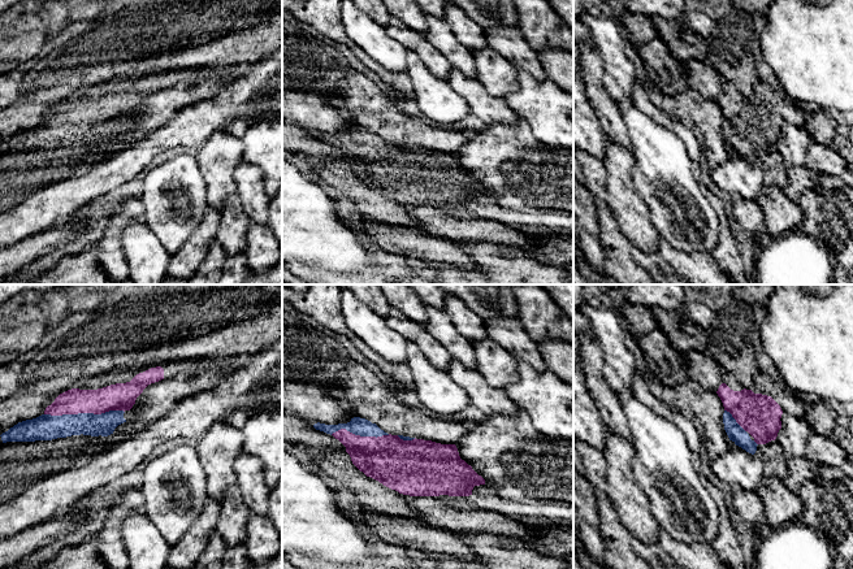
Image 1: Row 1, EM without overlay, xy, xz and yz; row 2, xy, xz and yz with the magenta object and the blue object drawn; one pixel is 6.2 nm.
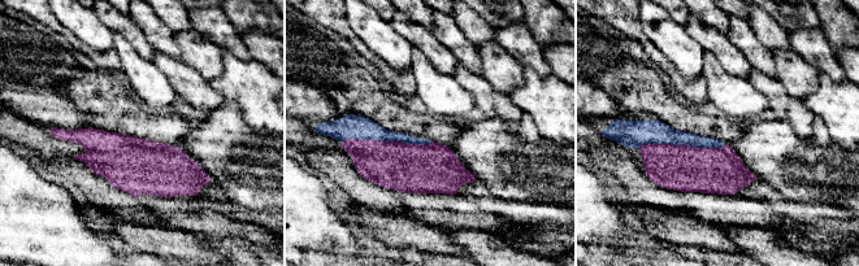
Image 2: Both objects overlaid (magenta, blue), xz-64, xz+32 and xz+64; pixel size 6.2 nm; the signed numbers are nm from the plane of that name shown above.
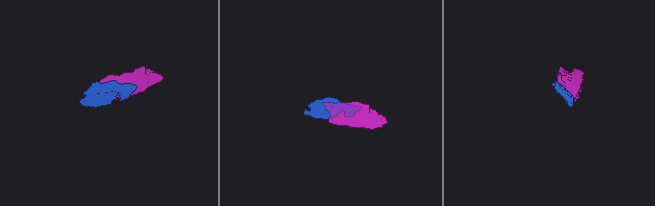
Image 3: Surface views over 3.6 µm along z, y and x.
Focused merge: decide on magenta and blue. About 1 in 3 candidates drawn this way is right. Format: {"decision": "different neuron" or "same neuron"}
{"decision": "same neuron"}

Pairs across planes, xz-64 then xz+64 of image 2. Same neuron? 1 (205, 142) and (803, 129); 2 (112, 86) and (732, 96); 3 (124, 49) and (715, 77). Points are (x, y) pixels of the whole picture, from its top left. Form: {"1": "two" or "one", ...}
{"1": "two", "2": "two", "3": "one"}

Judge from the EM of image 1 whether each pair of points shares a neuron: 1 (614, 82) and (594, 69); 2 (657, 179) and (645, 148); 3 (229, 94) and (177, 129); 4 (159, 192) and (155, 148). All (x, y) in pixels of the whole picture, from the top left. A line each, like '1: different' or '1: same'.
1: different
2: same
3: same
4: different

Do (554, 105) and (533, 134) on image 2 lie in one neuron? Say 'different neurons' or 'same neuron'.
different neurons

